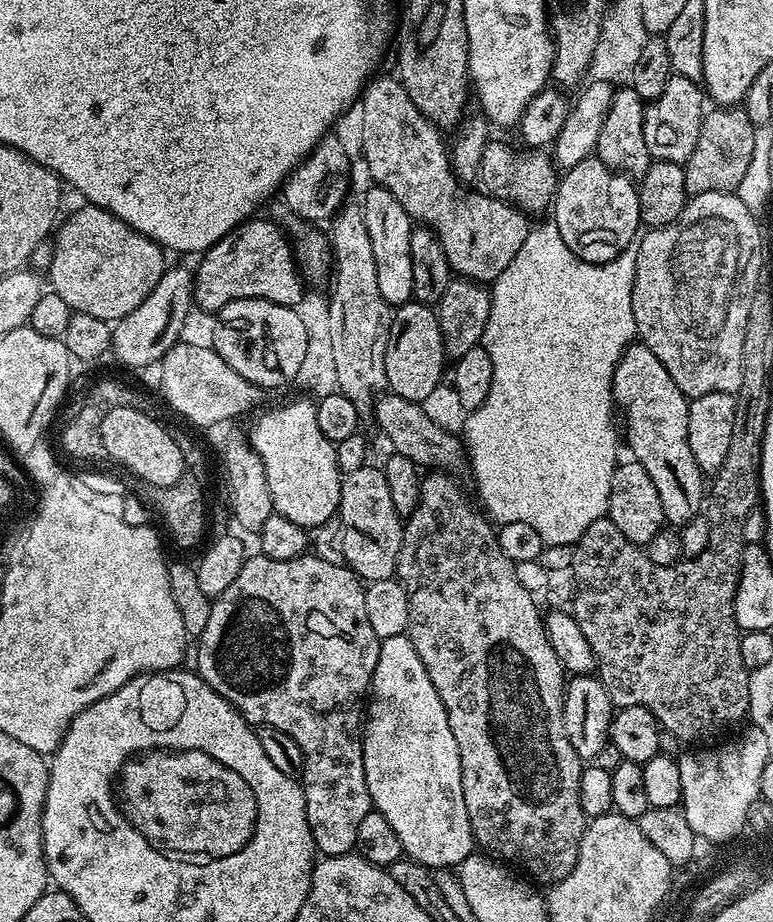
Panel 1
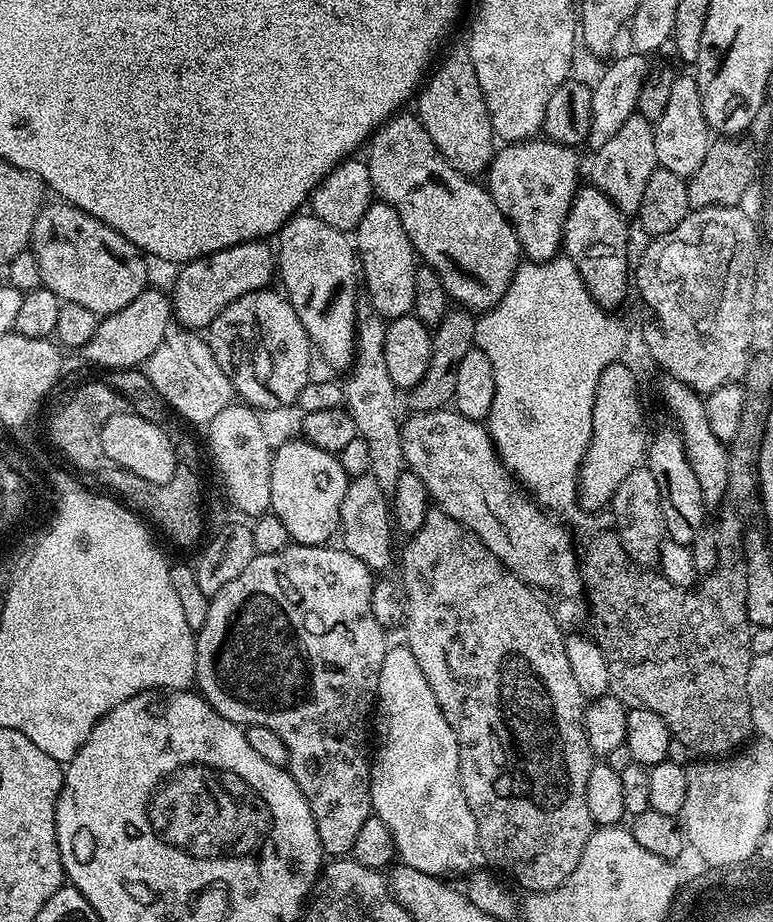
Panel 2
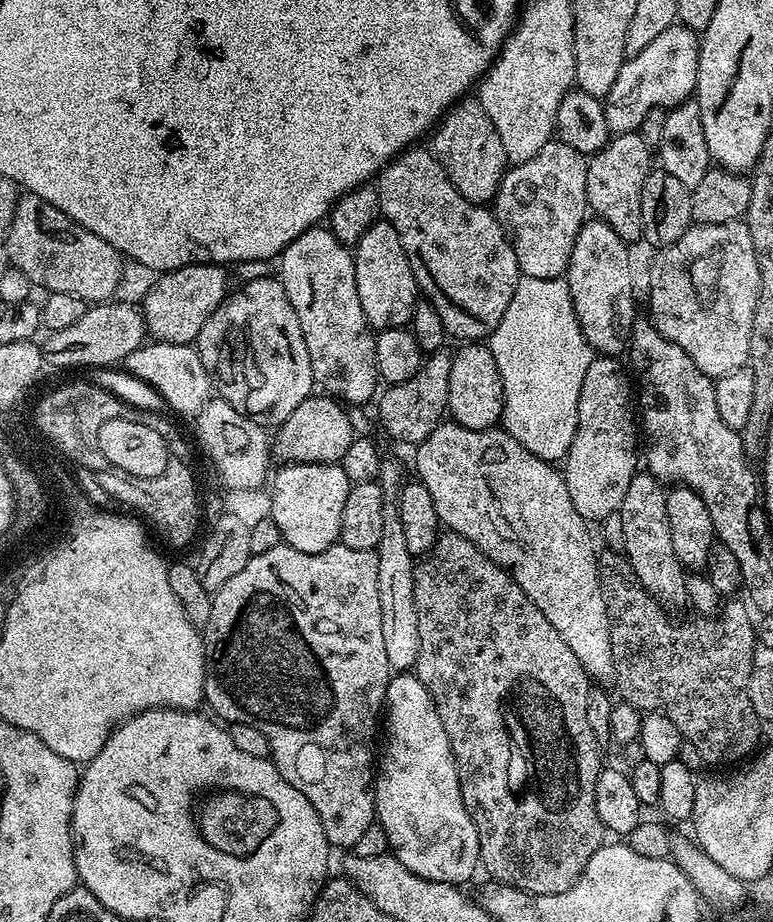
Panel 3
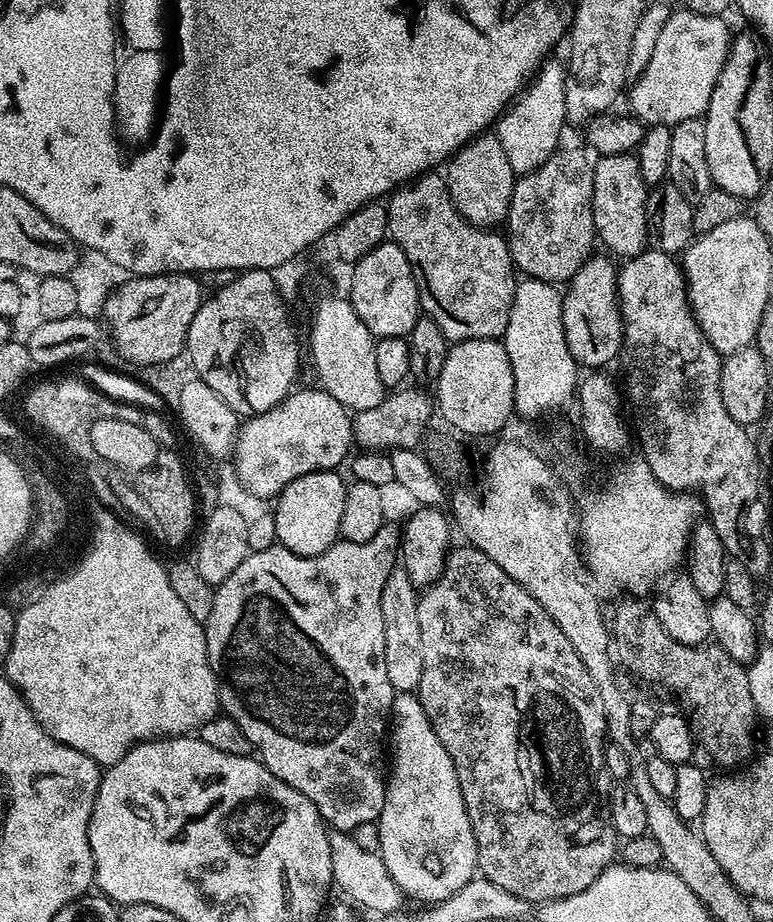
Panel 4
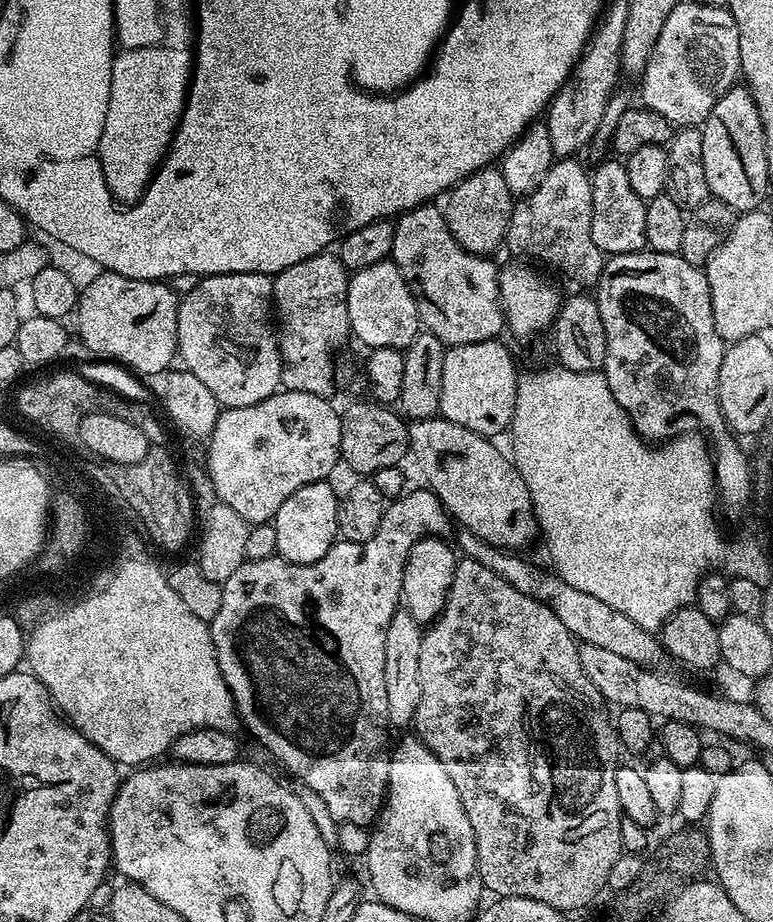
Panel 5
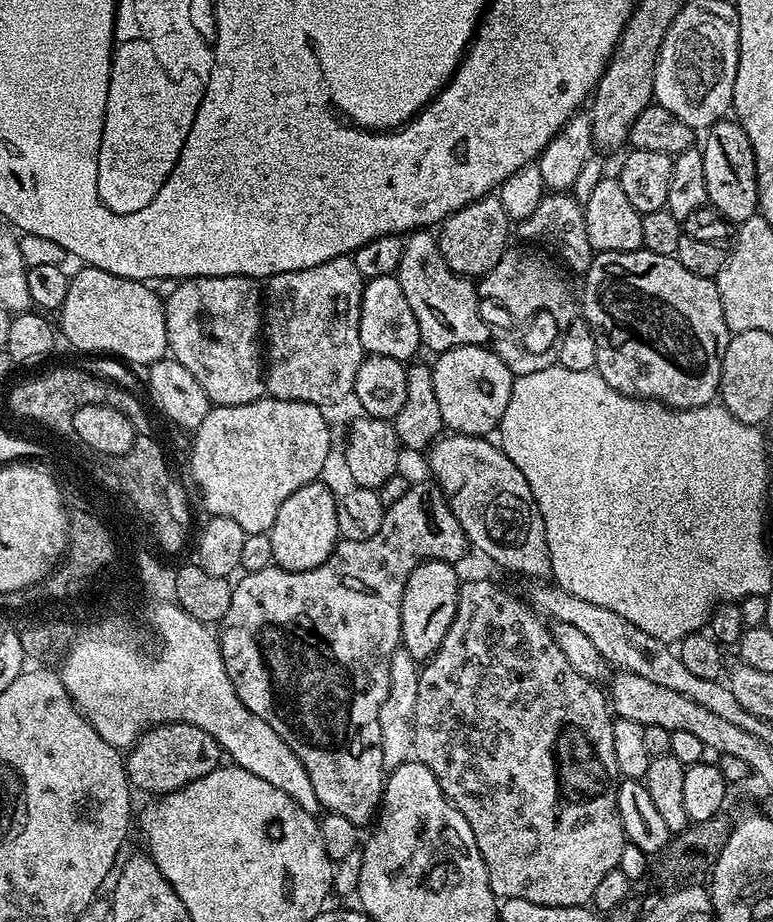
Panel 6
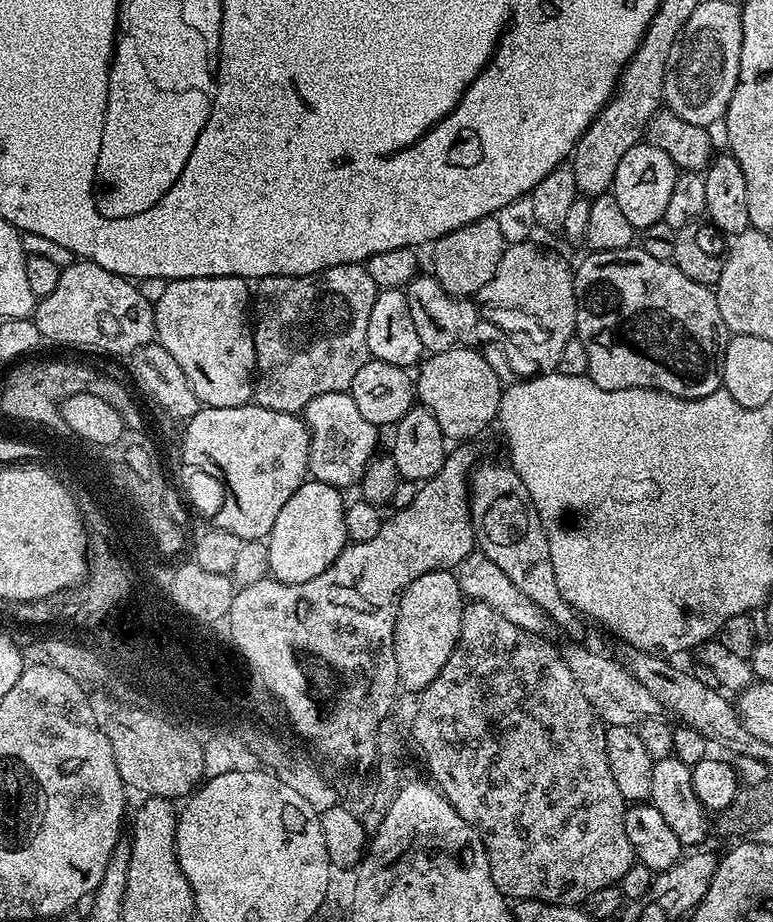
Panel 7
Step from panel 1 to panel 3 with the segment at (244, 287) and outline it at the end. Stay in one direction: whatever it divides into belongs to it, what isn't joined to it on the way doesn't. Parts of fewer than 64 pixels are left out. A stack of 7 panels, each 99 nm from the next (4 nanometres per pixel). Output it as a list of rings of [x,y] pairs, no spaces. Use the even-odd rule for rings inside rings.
[[[188,264],[185,268],[163,273],[157,279],[160,281],[145,294],[142,303],[147,335],[153,341],[191,345],[198,338],[202,326],[206,326],[206,318],[210,318],[210,314],[214,314],[214,310],[218,310],[218,306],[229,295],[228,276],[224,272],[227,271],[219,264]]]

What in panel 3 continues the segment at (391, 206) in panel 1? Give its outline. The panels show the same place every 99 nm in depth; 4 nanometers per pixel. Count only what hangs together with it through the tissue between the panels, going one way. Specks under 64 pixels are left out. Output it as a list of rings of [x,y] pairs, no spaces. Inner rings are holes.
[[[383,218],[375,220],[354,245],[354,278],[357,279],[358,299],[362,313],[372,330],[403,328],[412,319],[412,311],[418,303],[418,289],[410,258],[398,238],[398,230]]]

